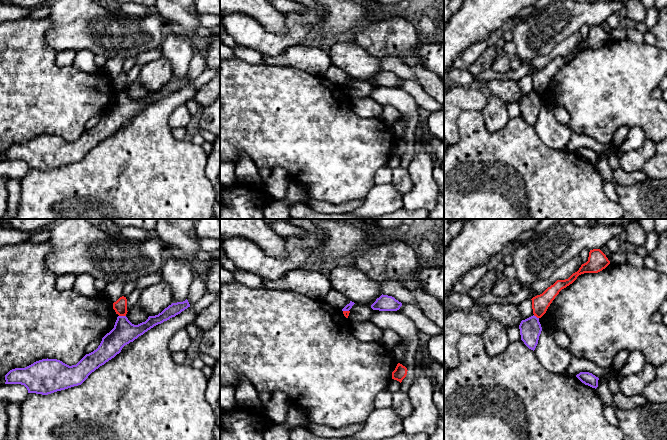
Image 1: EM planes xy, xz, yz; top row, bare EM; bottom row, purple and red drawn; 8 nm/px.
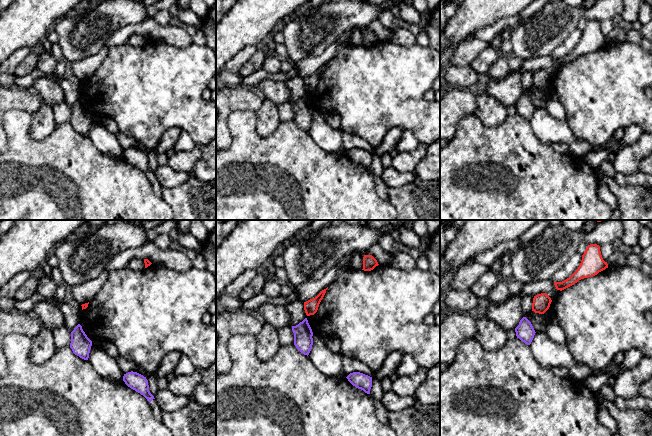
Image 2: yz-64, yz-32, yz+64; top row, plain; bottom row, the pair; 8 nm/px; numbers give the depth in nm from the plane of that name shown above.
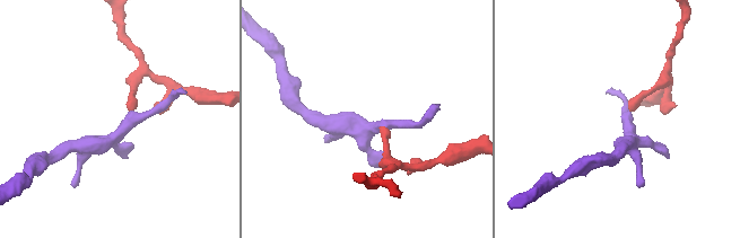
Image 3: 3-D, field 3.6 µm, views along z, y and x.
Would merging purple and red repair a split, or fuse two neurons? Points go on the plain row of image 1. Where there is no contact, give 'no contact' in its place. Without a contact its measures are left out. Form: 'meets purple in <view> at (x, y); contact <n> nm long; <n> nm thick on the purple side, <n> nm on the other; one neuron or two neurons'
meets purple in xy at (122, 92); contact 60 nm long; 190 nm thick on the purple side, 110 nm on the other; two neurons

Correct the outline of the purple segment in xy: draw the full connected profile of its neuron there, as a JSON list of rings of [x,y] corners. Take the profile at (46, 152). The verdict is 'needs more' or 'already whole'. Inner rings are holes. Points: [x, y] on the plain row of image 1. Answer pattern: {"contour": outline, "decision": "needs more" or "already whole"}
{"contour": [[[187,75],[183,78],[172,79],[158,91],[149,92],[145,98],[138,101],[132,100],[126,92],[118,92],[114,104],[102,114],[98,124],[93,128],[86,130],[76,141],[69,142],[57,135],[42,135],[25,144],[15,144],[10,146],[5,151],[5,160],[21,160],[27,164],[28,169],[42,171],[48,171],[81,161],[92,148],[119,130],[125,121],[133,118],[154,102],[180,90],[188,83],[190,83],[190,80]]], "decision": "already whole"}

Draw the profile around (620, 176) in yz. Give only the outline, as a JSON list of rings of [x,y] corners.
[[[621,167],[616,170],[613,170],[612,175],[613,181],[623,186],[631,186],[637,183],[645,182],[646,180],[650,179],[643,170],[627,172]]]

